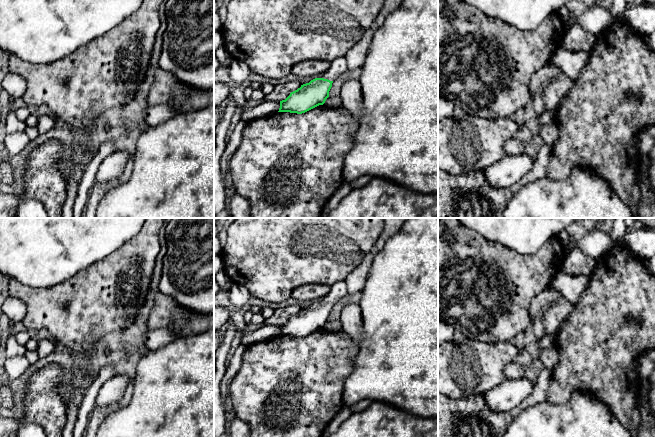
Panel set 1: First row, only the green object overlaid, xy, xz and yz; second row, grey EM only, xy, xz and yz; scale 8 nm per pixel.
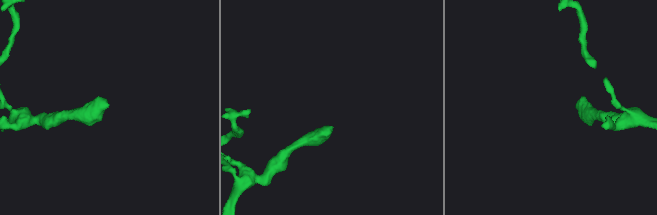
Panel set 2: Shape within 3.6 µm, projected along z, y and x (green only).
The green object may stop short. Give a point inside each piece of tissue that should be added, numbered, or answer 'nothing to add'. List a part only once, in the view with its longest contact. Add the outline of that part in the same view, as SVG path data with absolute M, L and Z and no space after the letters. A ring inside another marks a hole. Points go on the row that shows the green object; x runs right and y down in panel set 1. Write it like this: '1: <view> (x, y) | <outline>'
1: xz (339, 66) | M340 57L330 62L330 67L324 74L322 74L322 78L336 81L341 75L348 71L348 64L345 57Z

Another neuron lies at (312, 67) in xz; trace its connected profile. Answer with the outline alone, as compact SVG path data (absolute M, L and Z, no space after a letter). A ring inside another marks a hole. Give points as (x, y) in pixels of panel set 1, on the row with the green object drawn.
M309 60L297 63L292 68L292 73L299 77L317 76L324 74L330 67L330 62Z

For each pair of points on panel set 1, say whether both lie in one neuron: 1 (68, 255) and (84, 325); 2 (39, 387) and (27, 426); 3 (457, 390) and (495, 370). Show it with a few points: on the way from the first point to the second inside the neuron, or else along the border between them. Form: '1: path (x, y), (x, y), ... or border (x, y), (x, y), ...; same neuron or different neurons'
1: border (94, 264), (52, 286); different neurons
2: border (18, 424), (24, 418), (29, 418), (40, 426); different neurons
3: path (466, 381), (477, 370), (486, 370); same neuron

